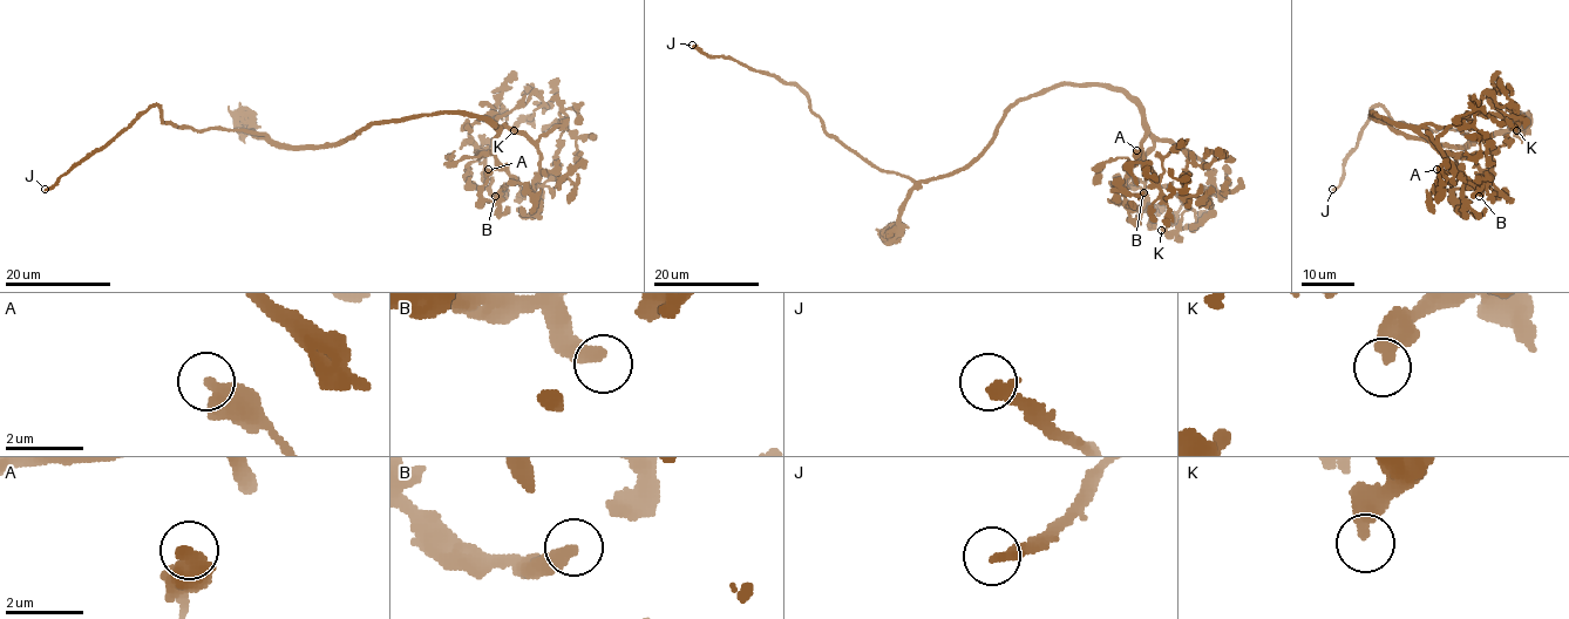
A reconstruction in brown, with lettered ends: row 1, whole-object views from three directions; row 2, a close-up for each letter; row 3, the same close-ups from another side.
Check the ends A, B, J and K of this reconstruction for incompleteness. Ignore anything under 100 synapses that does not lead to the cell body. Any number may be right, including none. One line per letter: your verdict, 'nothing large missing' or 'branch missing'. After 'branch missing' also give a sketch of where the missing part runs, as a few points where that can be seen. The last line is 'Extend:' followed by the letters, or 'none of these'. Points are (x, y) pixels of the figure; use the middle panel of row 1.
A: nothing large missing
B: nothing large missing
J: branch missing
K: nothing large missing
Extend: J

